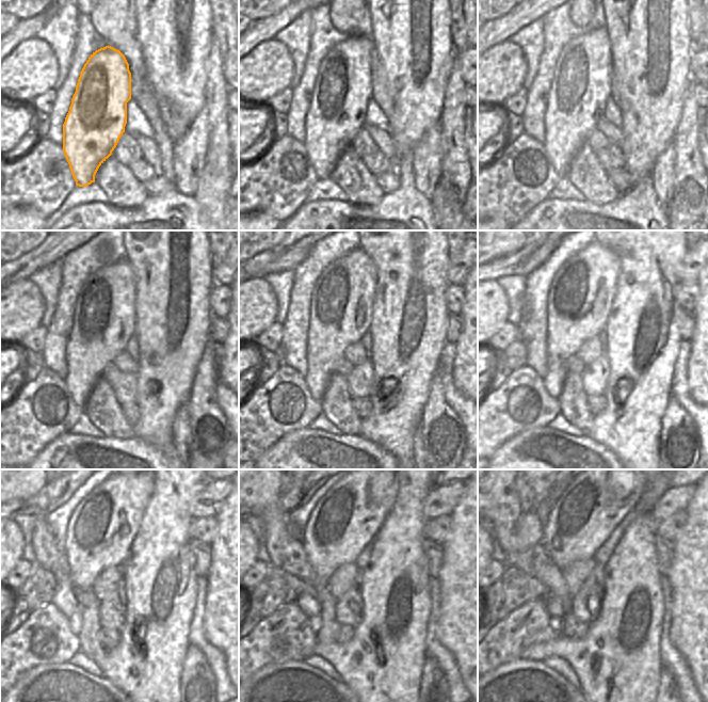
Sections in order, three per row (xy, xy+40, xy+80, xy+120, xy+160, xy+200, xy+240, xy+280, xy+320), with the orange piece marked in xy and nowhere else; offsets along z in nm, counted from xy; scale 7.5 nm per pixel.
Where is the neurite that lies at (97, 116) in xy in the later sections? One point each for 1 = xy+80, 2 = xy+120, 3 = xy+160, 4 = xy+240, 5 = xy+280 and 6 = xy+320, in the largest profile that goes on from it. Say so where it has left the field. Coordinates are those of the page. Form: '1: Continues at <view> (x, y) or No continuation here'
1: Continues at xy+80 (581, 85)
2: Continues at xy+120 (105, 317)
3: Continues at xy+160 (341, 306)
4: Continues at xy+240 (100, 533)
5: Continues at xy+280 (349, 516)
6: Continues at xy+320 (596, 500).

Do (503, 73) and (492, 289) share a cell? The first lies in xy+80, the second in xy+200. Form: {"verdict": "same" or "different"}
{"verdict": "same"}

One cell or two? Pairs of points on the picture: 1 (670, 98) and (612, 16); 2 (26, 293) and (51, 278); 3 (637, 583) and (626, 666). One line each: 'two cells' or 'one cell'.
1: one cell
2: two cells
3: one cell

